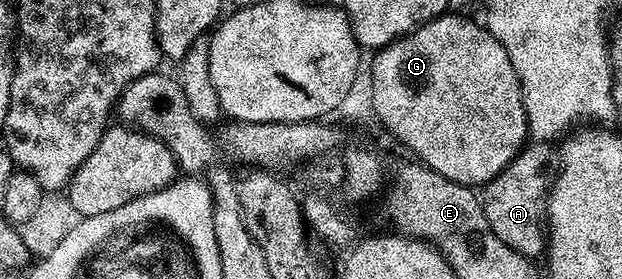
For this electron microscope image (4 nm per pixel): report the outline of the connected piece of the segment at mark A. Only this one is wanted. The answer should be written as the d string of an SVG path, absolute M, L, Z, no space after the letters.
M529 141L516 159L498 176L491 178L482 190L486 220L494 236L523 258L539 259L539 254L541 257L546 250L546 191L553 166L553 147L546 142Z

